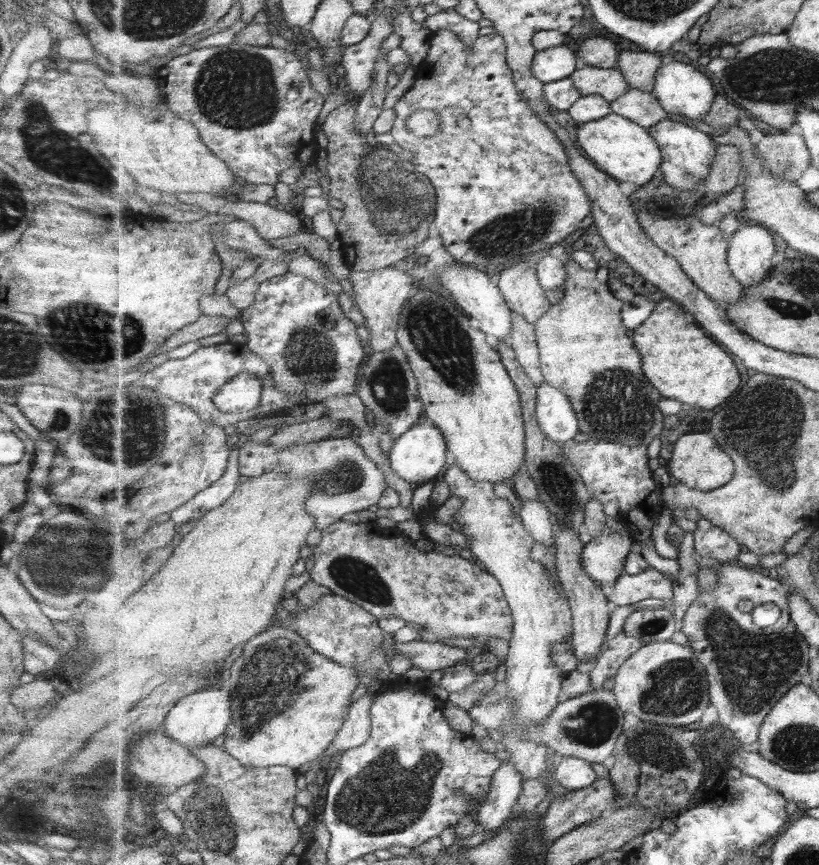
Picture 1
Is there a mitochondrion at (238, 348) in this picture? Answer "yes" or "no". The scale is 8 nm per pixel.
no

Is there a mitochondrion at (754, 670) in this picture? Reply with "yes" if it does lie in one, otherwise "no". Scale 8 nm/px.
yes

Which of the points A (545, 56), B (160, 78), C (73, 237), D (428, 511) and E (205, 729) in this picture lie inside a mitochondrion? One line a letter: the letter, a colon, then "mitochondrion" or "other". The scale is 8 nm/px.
A: other
B: other
C: other
D: other
E: other

